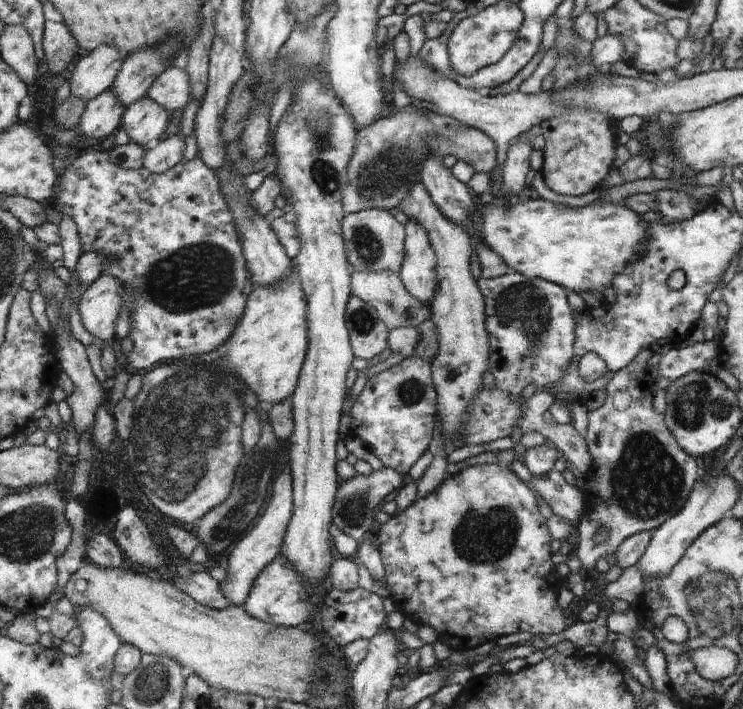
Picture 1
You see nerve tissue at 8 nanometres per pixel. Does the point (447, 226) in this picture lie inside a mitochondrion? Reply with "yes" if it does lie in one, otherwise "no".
no

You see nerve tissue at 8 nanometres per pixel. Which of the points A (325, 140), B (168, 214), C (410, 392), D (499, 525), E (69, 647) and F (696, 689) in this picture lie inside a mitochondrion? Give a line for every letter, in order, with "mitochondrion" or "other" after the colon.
A: mitochondrion
B: other
C: mitochondrion
D: mitochondrion
E: other
F: other

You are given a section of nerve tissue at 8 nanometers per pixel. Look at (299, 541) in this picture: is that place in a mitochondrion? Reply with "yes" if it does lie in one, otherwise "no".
no

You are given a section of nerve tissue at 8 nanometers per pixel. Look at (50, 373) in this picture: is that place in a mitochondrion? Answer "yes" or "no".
no

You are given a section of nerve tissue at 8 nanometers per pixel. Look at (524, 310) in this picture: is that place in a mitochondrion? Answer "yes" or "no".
yes

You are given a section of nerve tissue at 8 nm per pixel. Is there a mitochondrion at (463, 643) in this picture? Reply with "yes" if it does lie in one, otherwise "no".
no

